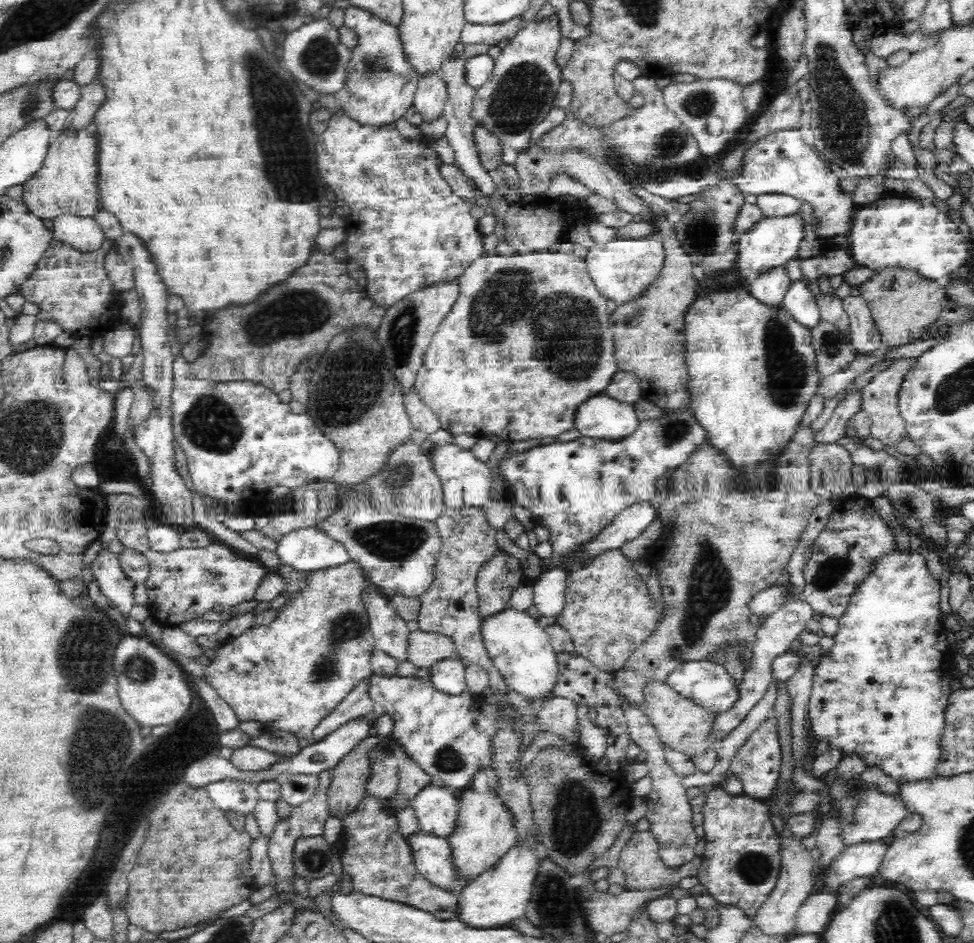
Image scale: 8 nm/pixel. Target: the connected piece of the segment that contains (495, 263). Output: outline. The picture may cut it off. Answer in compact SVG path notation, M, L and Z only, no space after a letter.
M559 251L527 253L522 256L514 254L510 257L498 253L495 255L485 254L473 260L458 280L460 289L456 302L433 334L430 346L424 352L423 363L418 369L414 384L420 399L438 415L442 429L450 432L453 436L462 433L476 437L494 435L503 441L510 442L542 439L546 436L557 437L562 432L576 430L578 406L594 396L603 394L618 372L613 332L609 329L609 314L606 309L607 298L594 285L585 259Z

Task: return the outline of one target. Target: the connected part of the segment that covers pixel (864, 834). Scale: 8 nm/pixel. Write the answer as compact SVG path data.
M842 773L838 775L838 780L846 786L846 798L850 802L854 802L854 814L852 820L846 820L842 814L835 812L834 817L838 818L838 829L840 829L840 839L842 839L843 846L856 846L866 842L876 842L888 840L891 838L894 830L905 820L908 812L906 803L899 796L890 796L884 794L882 790L878 790L876 784L866 784L862 782L861 773Z

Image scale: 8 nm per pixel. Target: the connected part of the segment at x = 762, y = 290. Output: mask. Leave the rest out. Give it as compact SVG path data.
M785 266L775 269L748 284L750 295L768 308L780 308L792 284Z

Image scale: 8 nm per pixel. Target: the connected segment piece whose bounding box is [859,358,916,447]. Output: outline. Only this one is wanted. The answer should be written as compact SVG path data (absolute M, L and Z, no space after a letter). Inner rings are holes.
M914 358L898 360L885 370L878 372L864 388L859 389L860 410L864 410L872 422L870 437L878 438L884 445L894 447L901 436L907 435L903 418L899 415L897 407L897 392L904 375L914 363L916 363Z

